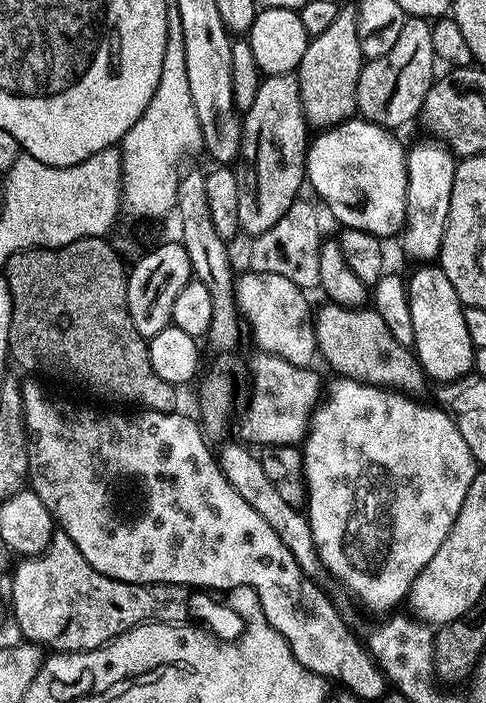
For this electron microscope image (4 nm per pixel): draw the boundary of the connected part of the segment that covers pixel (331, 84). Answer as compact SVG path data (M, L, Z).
M352 10L340 11L338 18L334 18L334 26L309 39L306 54L302 54L298 79L304 119L313 129L335 128L336 125L353 119L357 111L355 90L362 65L360 52L362 56L362 41L356 33L356 14Z

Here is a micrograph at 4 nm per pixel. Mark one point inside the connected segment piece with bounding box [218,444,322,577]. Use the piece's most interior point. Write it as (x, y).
(250, 478)

